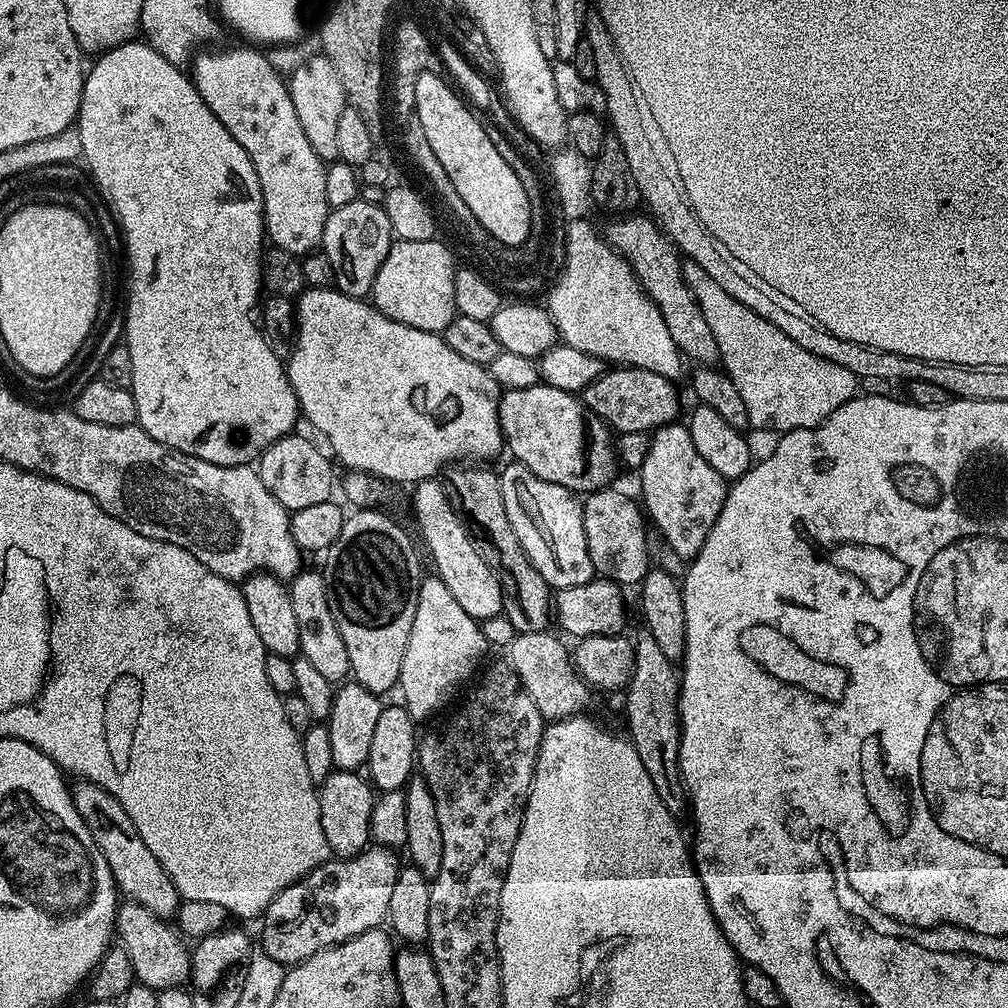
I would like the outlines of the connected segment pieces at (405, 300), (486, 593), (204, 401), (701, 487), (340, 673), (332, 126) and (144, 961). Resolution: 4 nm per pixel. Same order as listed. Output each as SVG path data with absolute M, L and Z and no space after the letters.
M440 238L426 242L393 239L386 262L382 262L378 278L374 278L371 303L382 314L386 314L386 318L394 318L394 322L402 322L414 330L442 334L458 315L454 302L457 267L457 261L452 261L451 250Z
M439 479L421 480L411 489L412 512L416 515L416 528L432 555L435 575L446 582L450 594L458 601L458 606L470 614L477 622L494 618L504 611L502 586L490 570L486 558L476 548L476 543L468 534L468 528L460 519L459 512L450 506L448 496L444 492L444 485Z
M148 43L120 44L99 53L93 60L96 61L90 64L84 78L78 129L83 163L88 163L101 194L116 211L116 220L124 231L124 244L128 247L128 317L124 320L123 339L130 350L130 362L134 365L131 390L136 403L138 426L146 434L150 434L150 438L154 438L162 446L173 448L175 452L231 468L251 465L276 440L289 435L295 429L292 427L295 426L296 419L299 421L302 416L296 403L296 395L288 381L285 361L268 345L258 323L258 305L262 300L260 257L264 255L266 247L264 203L258 174L246 150L242 150L242 146L234 142L230 130L226 130L226 126L218 122L210 106L202 102L202 94L198 94L191 79L185 73L183 76L180 73L183 71L177 65L166 62L166 58L162 58L162 54L154 51Z
M683 423L662 425L651 433L649 452L639 468L638 477L640 492L644 495L642 504L647 519L656 523L653 524L655 531L674 546L674 554L682 558L697 556L714 522L718 522L729 485L722 474L698 454L694 438L690 438L690 430Z
M323 571L297 572L290 581L288 593L290 602L294 602L294 619L298 622L299 655L304 656L306 662L311 662L326 679L333 682L347 681L352 671L350 654L346 654L346 642L342 642L342 634L338 634L334 614L330 614L328 587Z
M323 54L309 58L300 64L286 80L290 102L294 102L294 114L298 114L298 122L306 134L307 141L314 148L314 154L325 162L340 160L338 154L338 118L342 118L342 110L346 106L342 82L338 82L338 74L334 66Z
M124 902L117 907L114 932L119 947L124 948L126 954L130 954L130 962L134 962L134 974L139 983L159 990L175 988L189 979L192 971L189 945L165 917L155 916L141 904Z

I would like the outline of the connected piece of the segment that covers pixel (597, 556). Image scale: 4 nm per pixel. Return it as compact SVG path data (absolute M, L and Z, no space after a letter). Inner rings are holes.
M601 490L591 493L583 501L584 525L586 526L586 546L592 559L593 569L603 579L613 580L621 586L639 585L644 576L650 571L646 538L649 529L646 525L646 516L641 505L636 504L624 492Z

